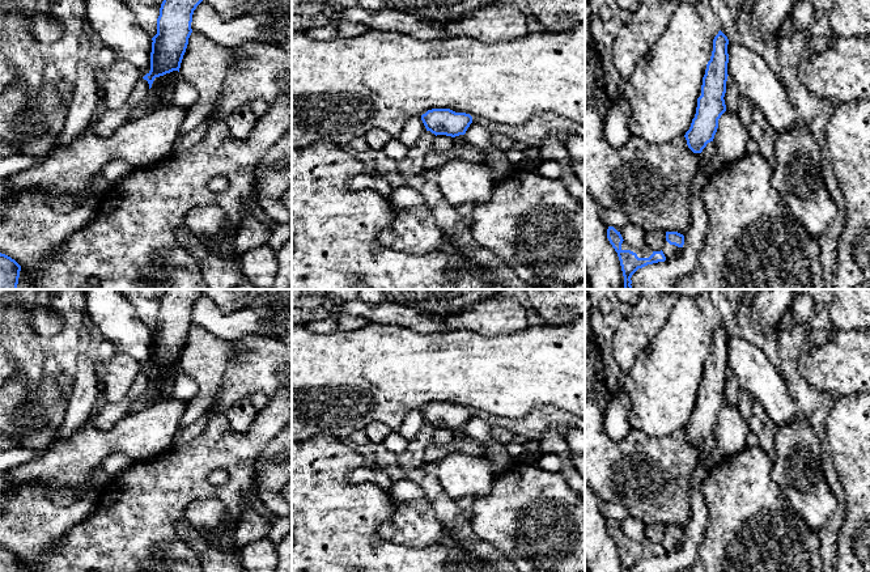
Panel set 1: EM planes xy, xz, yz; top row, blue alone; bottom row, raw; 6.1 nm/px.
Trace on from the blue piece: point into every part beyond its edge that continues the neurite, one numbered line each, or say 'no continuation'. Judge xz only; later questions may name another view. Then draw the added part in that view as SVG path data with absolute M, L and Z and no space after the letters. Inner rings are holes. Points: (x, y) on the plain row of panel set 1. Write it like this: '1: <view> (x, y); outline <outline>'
no continuation

